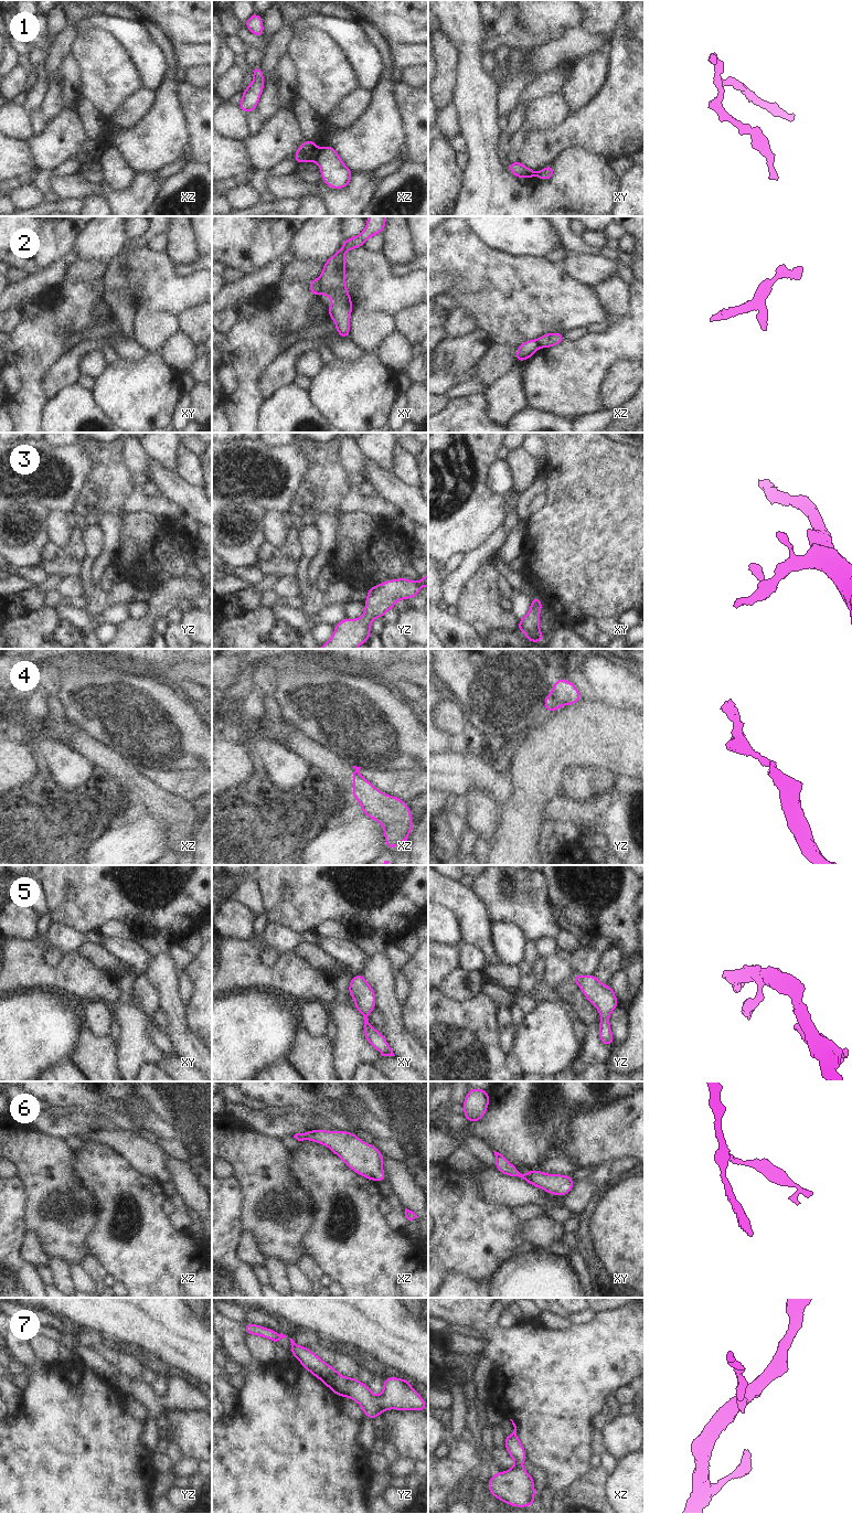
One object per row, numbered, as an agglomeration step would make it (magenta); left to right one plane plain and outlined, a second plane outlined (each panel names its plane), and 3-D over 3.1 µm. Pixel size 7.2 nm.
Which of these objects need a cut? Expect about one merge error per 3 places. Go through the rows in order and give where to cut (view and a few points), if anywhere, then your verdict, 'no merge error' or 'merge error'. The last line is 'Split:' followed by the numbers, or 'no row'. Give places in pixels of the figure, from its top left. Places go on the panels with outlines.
1: xz (319, 150), (319, 156), (316, 160) | merge error
2: xy (318, 279), (321, 292) | merge error
3: no cut | no merge error
4: yz (551, 694), (560, 705) | merge error
5: no cut | no merge error
6: no cut | no merge error
7: no cut | no merge error
Split: 1, 2, 4

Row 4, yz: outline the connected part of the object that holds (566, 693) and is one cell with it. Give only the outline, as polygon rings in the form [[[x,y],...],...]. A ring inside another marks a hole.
[[[558,679],[553,684],[552,695],[560,703],[560,705],[577,704],[581,701],[581,693],[576,685],[572,682]]]

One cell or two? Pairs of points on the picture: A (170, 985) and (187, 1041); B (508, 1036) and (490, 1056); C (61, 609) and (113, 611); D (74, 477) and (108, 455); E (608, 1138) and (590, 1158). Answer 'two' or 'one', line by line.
A: one
B: two
C: one
D: two
E: one

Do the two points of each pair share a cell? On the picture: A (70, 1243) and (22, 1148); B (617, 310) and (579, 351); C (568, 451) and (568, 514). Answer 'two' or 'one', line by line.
A: one
B: two
C: one

